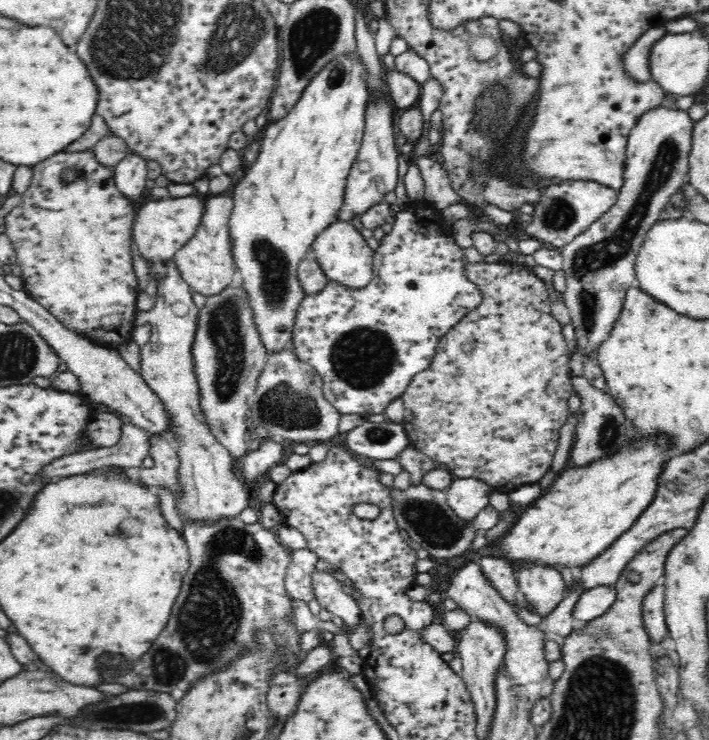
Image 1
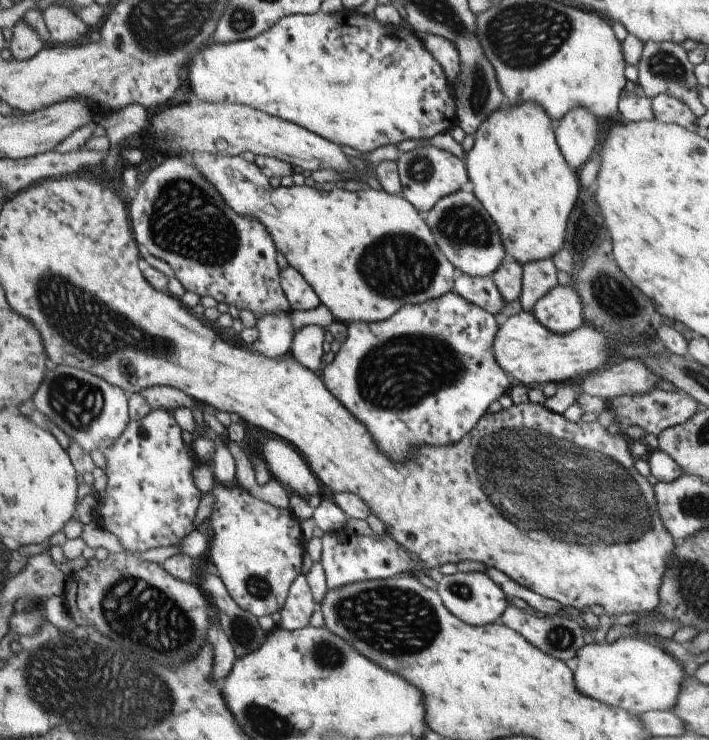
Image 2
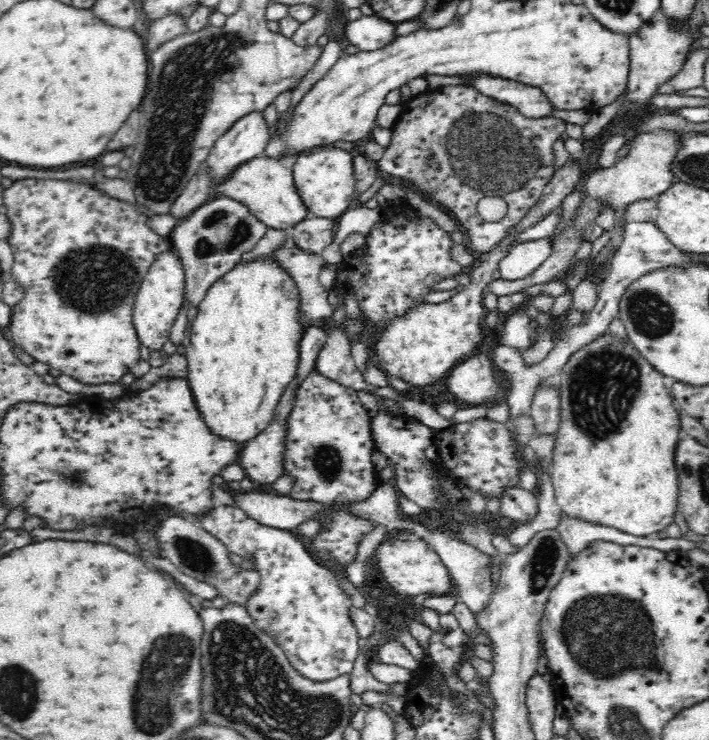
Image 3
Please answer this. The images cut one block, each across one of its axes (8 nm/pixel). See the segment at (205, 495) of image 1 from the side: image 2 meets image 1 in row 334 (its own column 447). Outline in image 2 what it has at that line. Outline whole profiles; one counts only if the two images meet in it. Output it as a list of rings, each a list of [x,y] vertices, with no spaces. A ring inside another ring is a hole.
[[[427,145],[406,153],[399,153],[397,161],[403,185],[401,194],[418,208],[419,213],[427,214],[444,196],[470,187],[466,163],[454,152]]]

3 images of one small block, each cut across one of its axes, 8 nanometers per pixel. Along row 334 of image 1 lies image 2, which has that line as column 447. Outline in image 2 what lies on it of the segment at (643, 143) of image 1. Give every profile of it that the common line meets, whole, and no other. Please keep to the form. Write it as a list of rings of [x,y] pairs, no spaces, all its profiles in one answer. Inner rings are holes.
[[[459,572],[445,575],[439,582],[438,593],[442,596],[447,608],[461,620],[472,625],[487,626],[502,618],[509,607],[509,596],[487,573]]]

